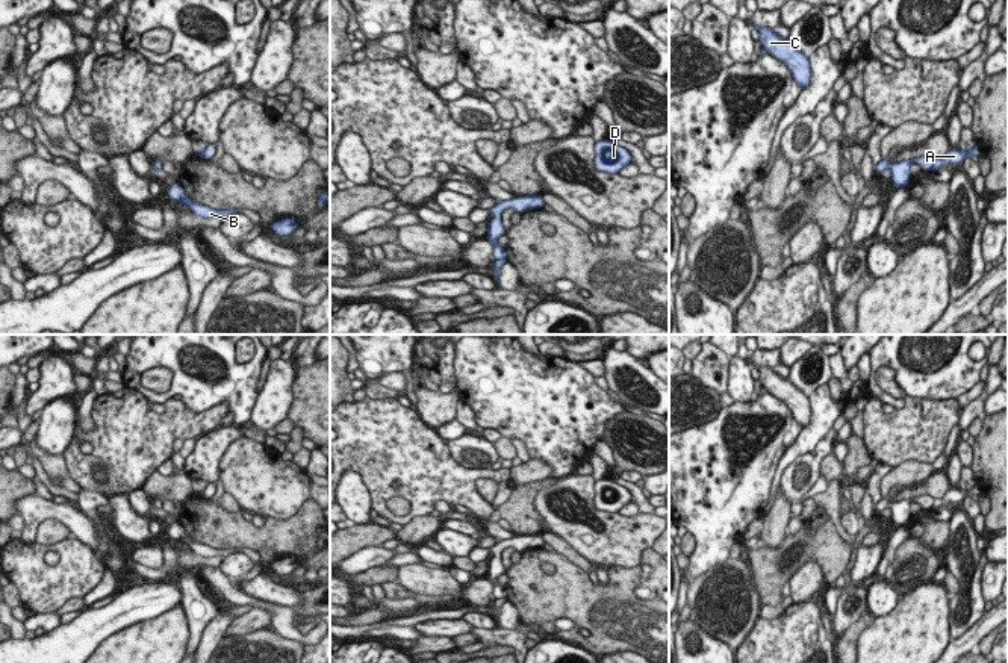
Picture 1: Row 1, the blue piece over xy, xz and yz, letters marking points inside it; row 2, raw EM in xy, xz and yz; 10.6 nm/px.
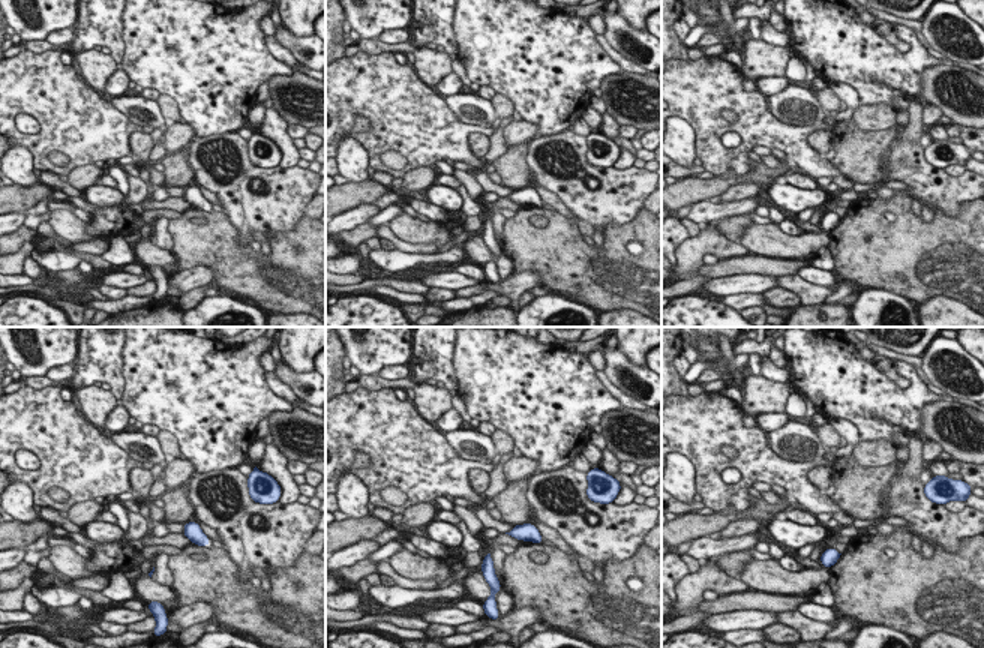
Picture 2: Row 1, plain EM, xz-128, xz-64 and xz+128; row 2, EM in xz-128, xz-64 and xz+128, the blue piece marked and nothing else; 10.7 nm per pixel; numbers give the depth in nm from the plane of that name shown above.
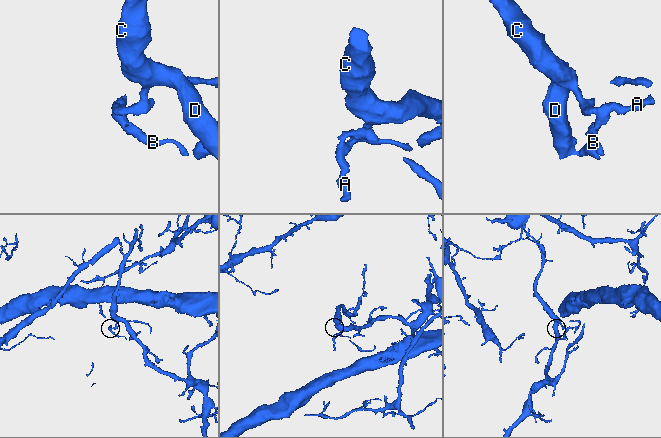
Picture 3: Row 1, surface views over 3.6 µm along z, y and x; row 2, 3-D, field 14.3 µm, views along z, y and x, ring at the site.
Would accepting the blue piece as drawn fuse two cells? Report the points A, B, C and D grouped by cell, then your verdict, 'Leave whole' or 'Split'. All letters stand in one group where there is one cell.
Groups: A B C D. Leave whole.

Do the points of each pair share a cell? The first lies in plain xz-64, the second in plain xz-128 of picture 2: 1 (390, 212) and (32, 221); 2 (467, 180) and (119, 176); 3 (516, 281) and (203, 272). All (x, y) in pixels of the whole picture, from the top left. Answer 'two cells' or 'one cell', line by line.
1: one cell
2: two cells
3: one cell

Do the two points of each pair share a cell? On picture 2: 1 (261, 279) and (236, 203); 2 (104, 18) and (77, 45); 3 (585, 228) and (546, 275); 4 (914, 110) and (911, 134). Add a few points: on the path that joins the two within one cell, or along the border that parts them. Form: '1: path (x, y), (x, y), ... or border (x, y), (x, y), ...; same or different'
1: border (227, 215), (239, 233), (239, 242), (246, 246); different
2: path (98, 24), (83, 39); same
3: border (576, 225), (581, 236); different
4: path (914, 116), (914, 128); same

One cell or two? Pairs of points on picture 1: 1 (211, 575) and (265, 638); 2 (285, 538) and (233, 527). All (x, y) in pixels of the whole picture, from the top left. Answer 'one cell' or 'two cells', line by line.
1: two cells
2: one cell

